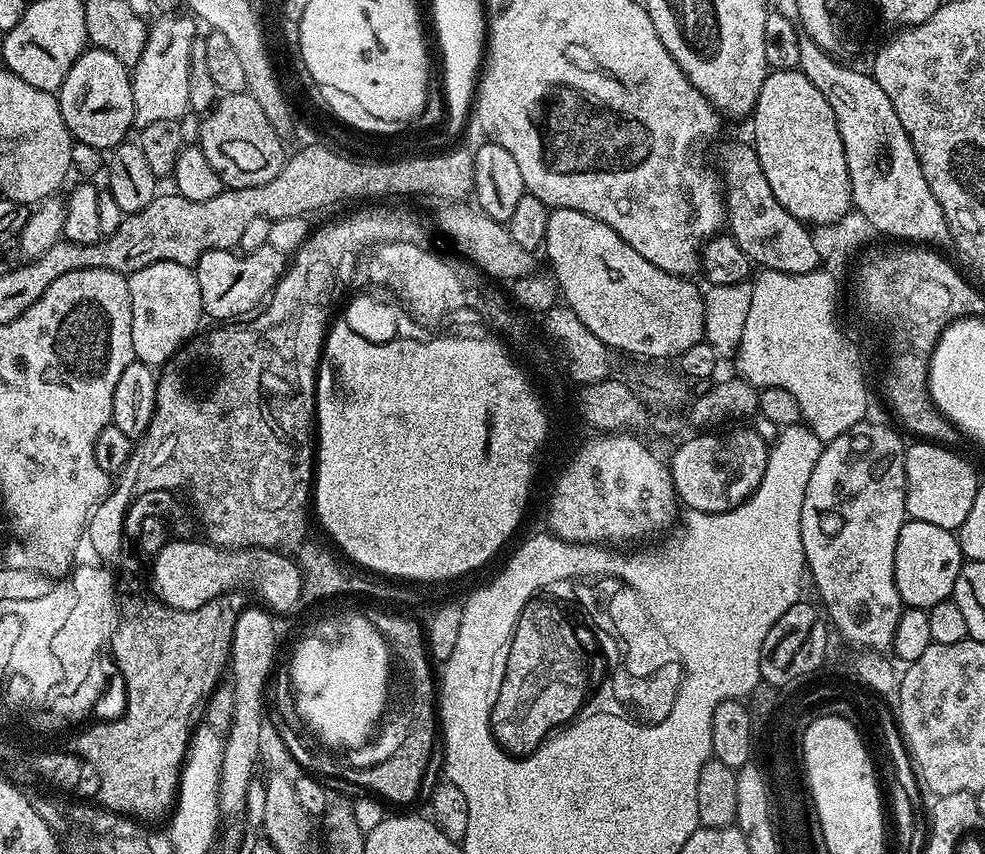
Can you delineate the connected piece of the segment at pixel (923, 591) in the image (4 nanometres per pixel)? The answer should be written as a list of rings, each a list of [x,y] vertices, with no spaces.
[[[905,519],[896,547],[896,585],[901,601],[909,608],[927,610],[949,599],[954,582],[958,582],[958,570],[965,562],[957,533],[953,529]]]

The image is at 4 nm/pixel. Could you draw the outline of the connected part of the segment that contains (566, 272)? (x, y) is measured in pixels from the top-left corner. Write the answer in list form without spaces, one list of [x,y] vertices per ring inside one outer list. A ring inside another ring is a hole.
[[[568,207],[553,208],[549,211],[546,224],[546,239],[544,240],[544,254],[547,254],[548,260],[552,266],[551,273],[557,283],[561,297],[565,305],[571,309],[572,312],[578,315],[578,318],[585,323],[586,328],[590,330],[595,337],[599,338],[603,344],[607,345],[613,351],[620,350],[646,358],[672,358],[680,357],[686,350],[690,350],[690,346],[701,343],[704,337],[704,297],[701,289],[696,289],[692,285],[691,279],[683,276],[675,276],[668,271],[660,270],[652,262],[646,261],[638,250],[634,250],[629,243],[610,226],[602,222],[600,219],[594,218],[592,215],[583,214],[578,210],[570,210]]]

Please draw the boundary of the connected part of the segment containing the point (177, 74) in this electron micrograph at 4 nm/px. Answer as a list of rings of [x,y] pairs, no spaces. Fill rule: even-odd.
[[[180,10],[166,12],[156,17],[158,17],[156,21],[151,21],[146,46],[142,48],[142,58],[136,60],[130,68],[136,107],[132,122],[137,129],[150,126],[150,122],[179,121],[180,115],[189,111],[190,58],[194,42],[198,39],[197,21]]]

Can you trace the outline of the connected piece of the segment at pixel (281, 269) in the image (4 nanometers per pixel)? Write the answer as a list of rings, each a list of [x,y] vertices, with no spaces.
[[[267,242],[244,257],[238,253],[236,250],[210,250],[194,265],[198,290],[202,294],[203,315],[213,316],[216,322],[232,322],[255,313],[272,295],[272,289],[286,271],[285,253],[274,250]]]

